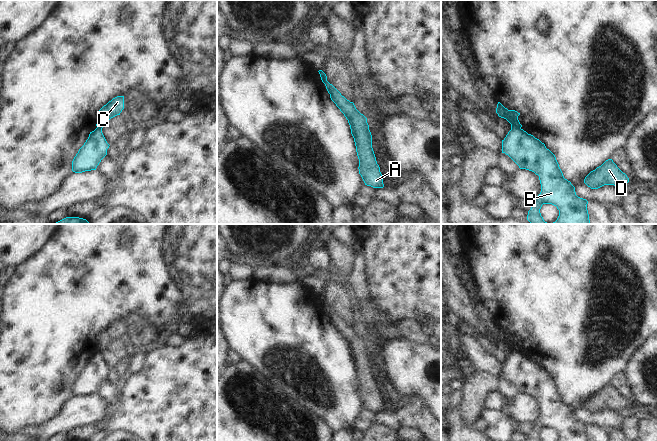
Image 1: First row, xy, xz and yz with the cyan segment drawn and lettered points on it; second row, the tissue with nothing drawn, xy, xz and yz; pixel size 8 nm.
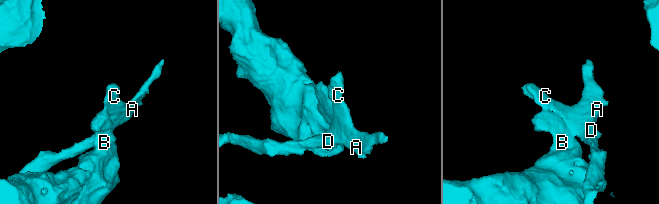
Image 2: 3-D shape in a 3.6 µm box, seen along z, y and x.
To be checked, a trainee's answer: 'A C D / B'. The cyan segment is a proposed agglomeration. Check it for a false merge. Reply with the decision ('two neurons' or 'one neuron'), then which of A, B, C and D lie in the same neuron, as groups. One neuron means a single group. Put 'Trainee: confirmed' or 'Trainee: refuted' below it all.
two neurons; A C D / B
Trainee: confirmed

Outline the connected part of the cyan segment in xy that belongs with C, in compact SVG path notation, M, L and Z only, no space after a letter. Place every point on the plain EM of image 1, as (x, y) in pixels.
M117 320L113 322L98 335L97 352L102 353L111 342L120 339L123 333L124 320Z

